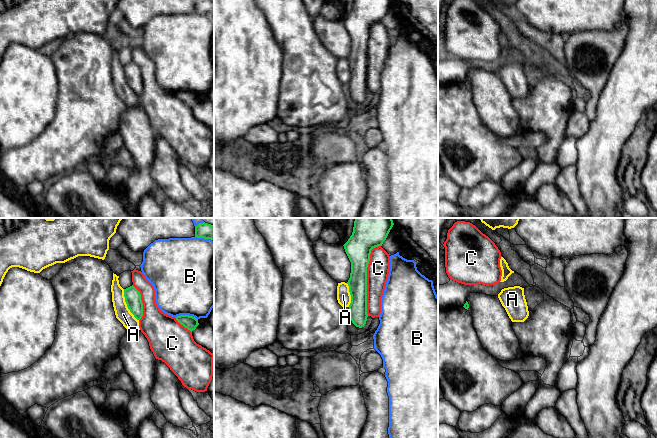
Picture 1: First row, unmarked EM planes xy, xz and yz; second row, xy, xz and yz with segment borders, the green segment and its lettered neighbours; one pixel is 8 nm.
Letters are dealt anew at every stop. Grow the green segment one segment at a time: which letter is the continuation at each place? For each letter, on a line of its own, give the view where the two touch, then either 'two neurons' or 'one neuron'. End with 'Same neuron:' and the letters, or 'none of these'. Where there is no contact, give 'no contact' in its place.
A: meets green in xy; two neurons
B: meets green in xy; two neurons
C: meets green in xz; two neurons
Same neuron: none of these

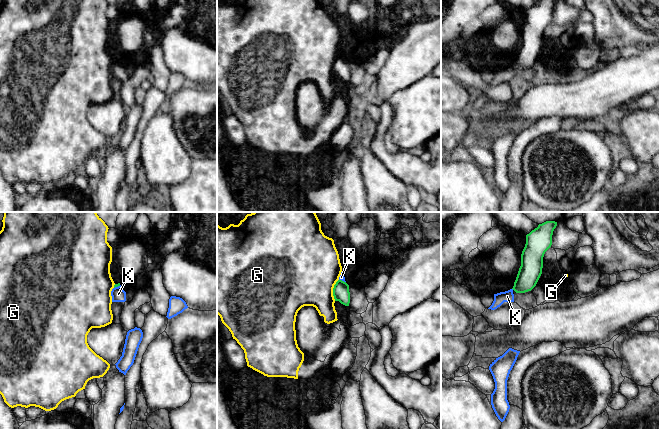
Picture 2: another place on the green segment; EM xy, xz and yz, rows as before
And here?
G: meets green in xz; two neurons
K: meets green in xz; two neurons
Same neuron: none of these

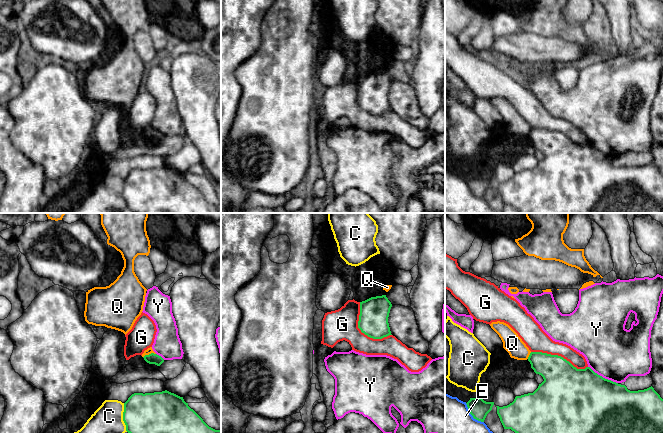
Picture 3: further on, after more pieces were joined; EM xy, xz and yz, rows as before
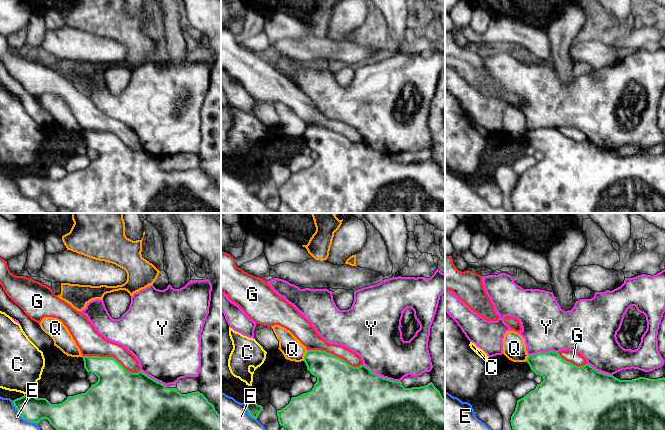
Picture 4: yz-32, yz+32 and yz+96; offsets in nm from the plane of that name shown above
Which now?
C: meets green in xy; two neurons
E: meets green in yz; two neurons
G: meets green in xz; two neurons
Q: meets green in xy; two neurons
Y: meets green in yz; two neurons
Same neuron: none of these

